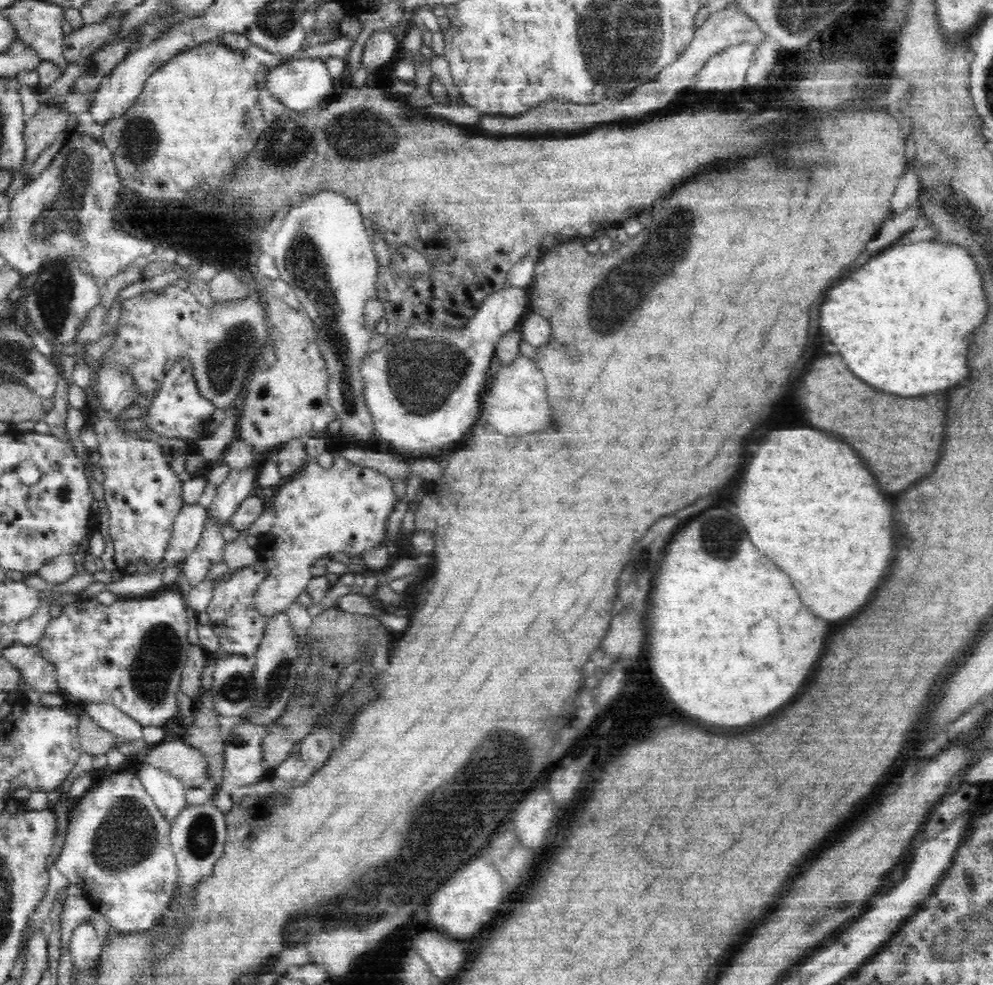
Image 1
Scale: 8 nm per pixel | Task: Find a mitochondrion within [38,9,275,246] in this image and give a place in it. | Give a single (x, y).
(139, 140)

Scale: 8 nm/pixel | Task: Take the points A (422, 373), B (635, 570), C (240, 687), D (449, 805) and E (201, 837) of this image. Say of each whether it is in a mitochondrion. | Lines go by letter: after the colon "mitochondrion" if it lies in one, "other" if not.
A: mitochondrion
B: mitochondrion
C: mitochondrion
D: mitochondrion
E: mitochondrion

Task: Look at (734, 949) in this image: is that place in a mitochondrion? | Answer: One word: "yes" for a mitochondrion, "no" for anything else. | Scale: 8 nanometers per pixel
no

